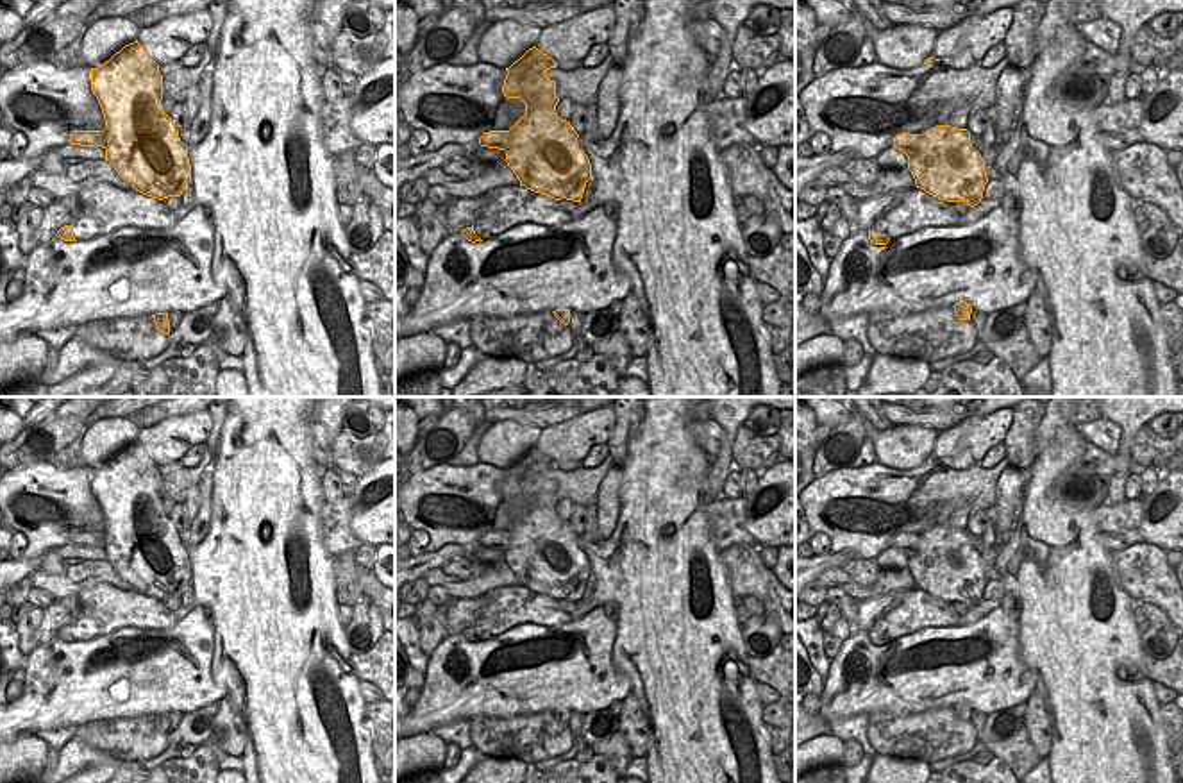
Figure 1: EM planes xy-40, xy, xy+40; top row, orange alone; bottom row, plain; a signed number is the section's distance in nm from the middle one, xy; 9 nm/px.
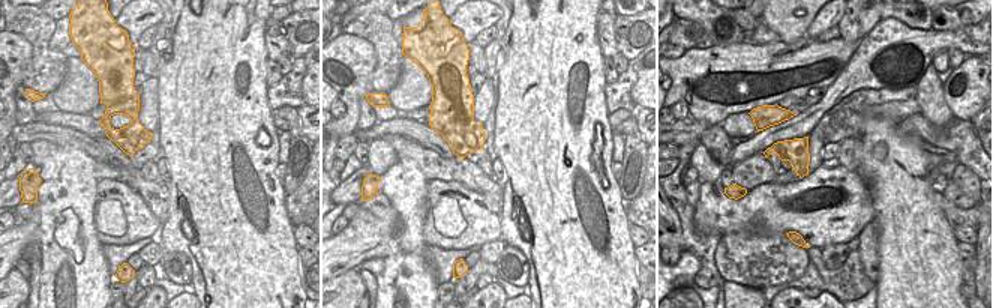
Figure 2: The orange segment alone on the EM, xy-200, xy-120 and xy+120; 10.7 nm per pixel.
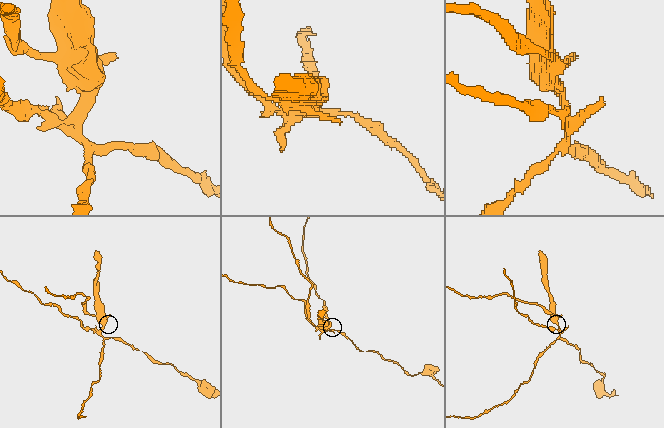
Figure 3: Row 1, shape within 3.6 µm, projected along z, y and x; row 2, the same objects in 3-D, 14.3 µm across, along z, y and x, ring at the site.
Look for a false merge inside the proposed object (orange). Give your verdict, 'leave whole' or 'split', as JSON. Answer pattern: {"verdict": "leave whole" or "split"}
{"verdict": "split"}

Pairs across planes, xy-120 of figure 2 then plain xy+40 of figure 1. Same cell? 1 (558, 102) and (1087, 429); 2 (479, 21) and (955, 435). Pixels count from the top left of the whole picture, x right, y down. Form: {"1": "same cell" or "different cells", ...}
{"1": "different cells", "2": "same cell"}

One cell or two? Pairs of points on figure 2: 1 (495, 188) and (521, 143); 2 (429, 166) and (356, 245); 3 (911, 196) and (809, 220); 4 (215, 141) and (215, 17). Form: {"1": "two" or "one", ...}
{"1": "two", "2": "two", "3": "two", "4": "one"}

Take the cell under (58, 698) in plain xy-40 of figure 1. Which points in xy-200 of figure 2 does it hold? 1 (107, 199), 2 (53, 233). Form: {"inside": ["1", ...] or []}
{"inside": ["1"]}

